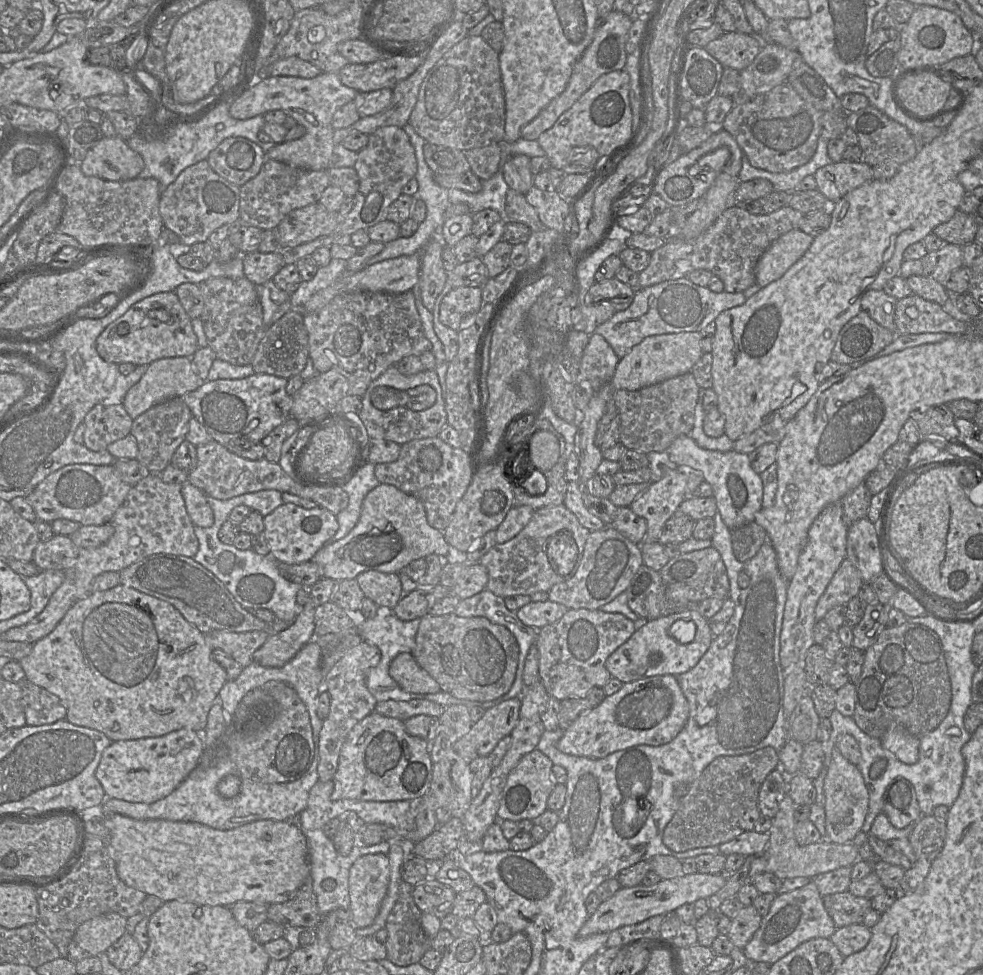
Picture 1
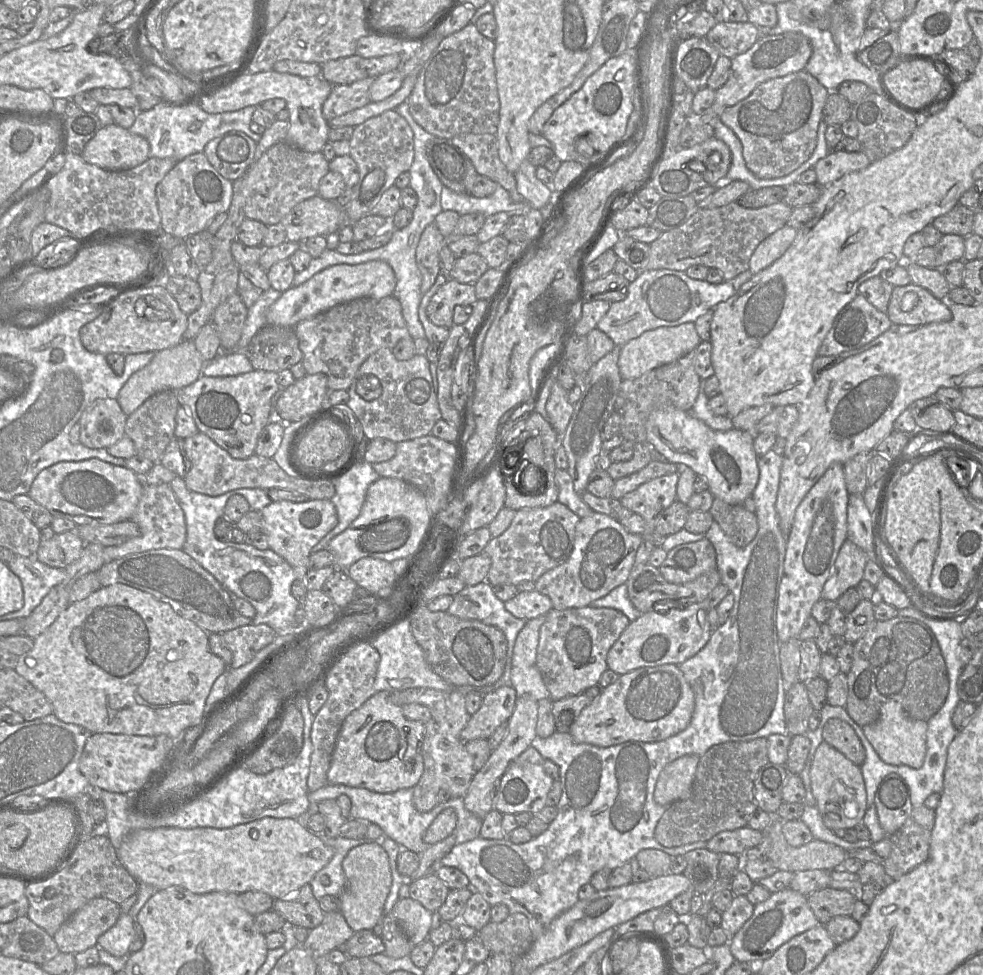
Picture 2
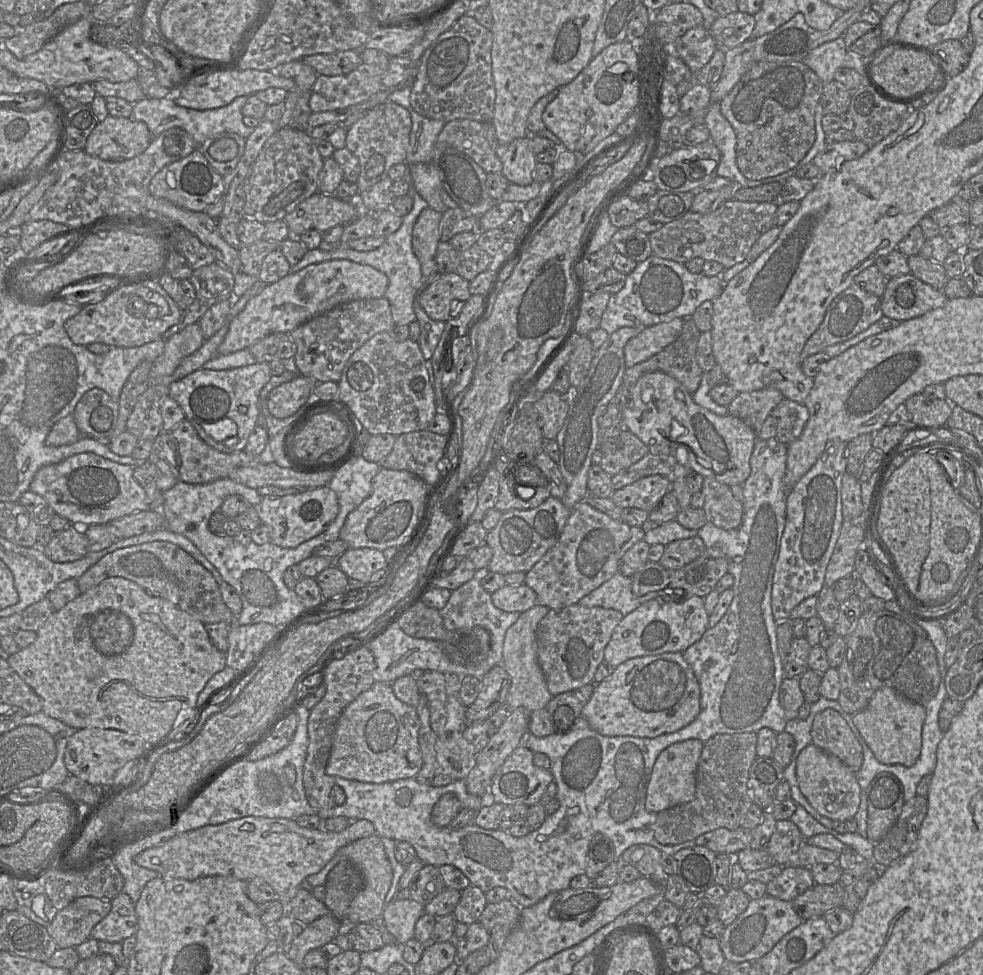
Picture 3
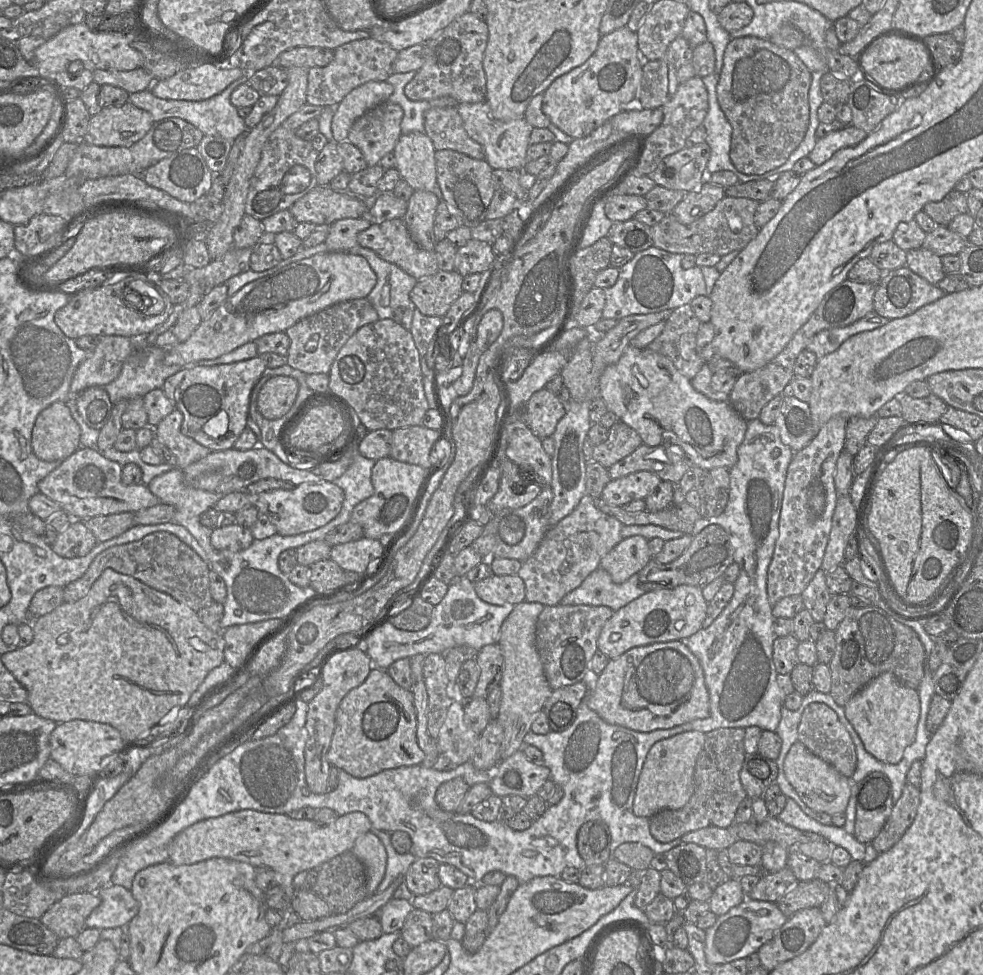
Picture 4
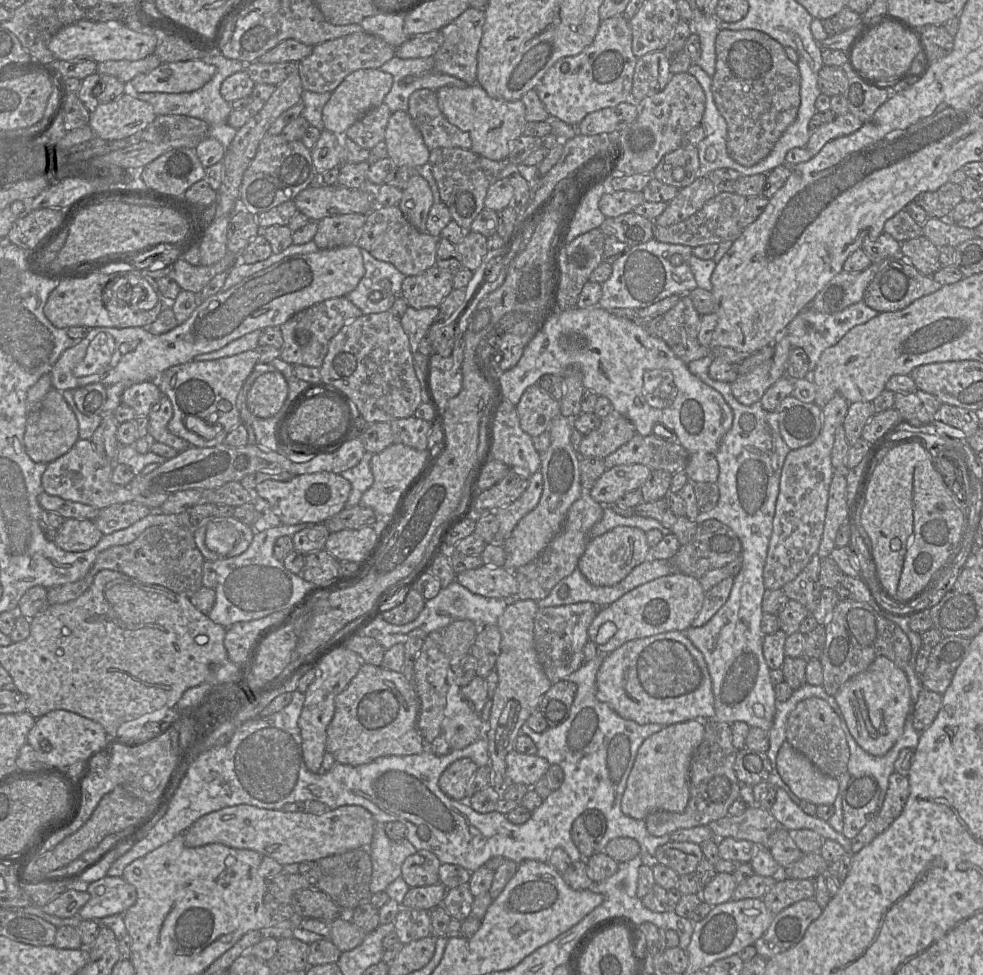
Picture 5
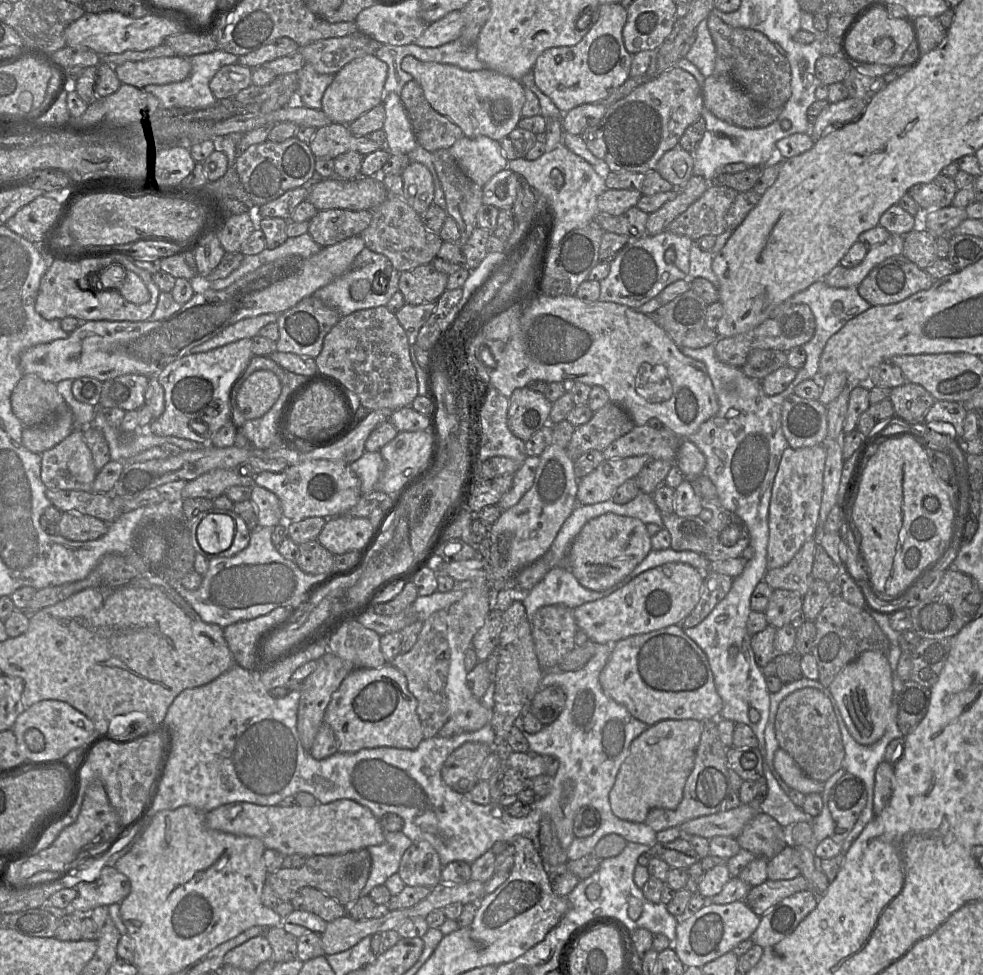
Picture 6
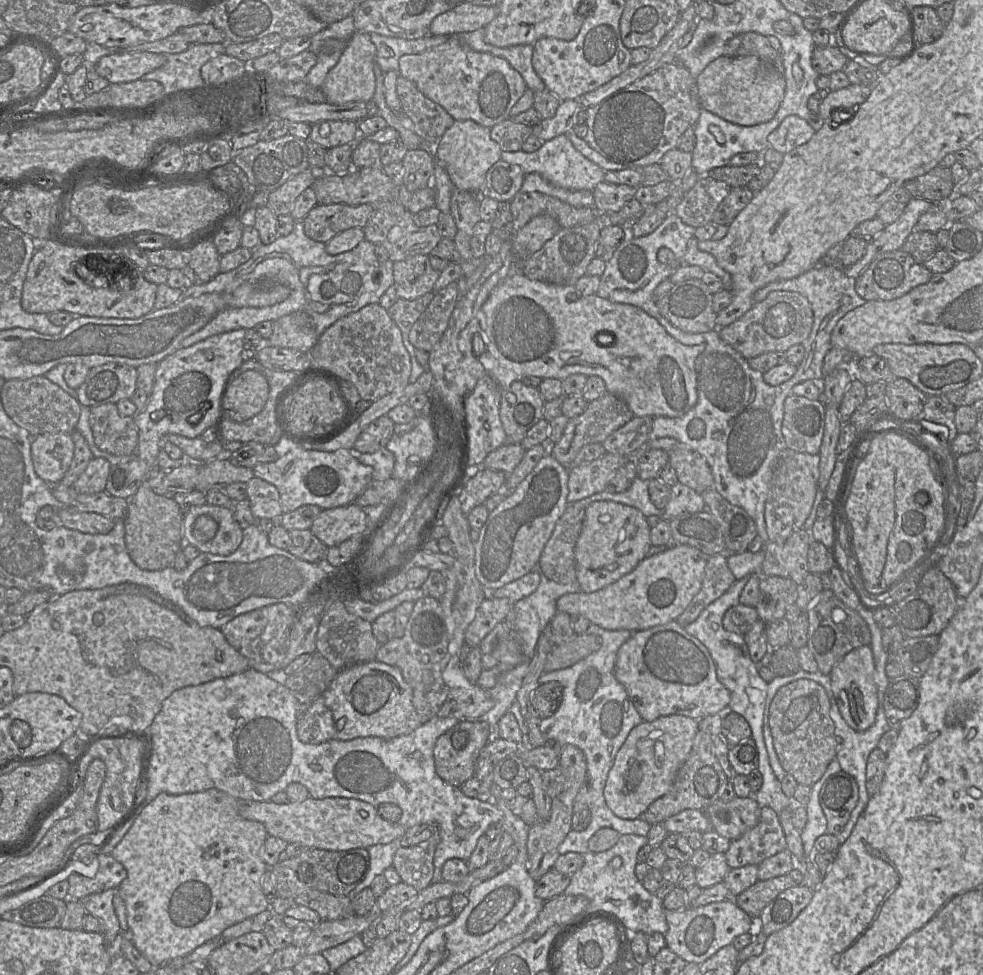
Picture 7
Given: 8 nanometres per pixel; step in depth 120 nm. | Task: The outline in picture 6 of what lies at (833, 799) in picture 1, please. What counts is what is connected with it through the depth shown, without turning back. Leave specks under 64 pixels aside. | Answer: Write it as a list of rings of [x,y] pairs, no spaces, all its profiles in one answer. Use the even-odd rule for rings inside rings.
[[[780,747],[774,755],[774,767],[790,788],[804,795],[810,793],[821,794],[824,789],[823,782],[818,782],[809,778],[797,765],[794,759]]]

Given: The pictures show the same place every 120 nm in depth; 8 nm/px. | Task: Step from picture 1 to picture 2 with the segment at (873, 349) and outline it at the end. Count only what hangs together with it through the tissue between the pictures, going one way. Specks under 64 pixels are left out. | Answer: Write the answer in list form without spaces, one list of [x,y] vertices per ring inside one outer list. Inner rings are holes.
[[[858,294],[835,318],[822,341],[819,356],[838,356],[862,347],[889,330],[892,322]]]

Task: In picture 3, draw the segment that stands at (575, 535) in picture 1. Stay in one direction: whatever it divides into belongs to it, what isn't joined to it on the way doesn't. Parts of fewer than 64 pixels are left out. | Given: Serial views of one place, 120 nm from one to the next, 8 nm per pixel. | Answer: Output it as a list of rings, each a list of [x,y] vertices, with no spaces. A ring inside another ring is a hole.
[[[550,496],[536,508],[502,512],[497,525],[487,532],[485,539],[493,552],[488,569],[502,575],[527,573],[557,543],[571,510],[560,499]]]

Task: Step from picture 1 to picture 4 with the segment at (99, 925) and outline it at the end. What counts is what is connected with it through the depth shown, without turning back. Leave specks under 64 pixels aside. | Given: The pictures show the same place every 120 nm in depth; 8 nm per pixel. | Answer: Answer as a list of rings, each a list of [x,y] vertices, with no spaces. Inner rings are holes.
[[[95,892],[68,894],[50,906],[39,920],[59,939],[76,938],[86,927],[86,918],[100,903],[101,898]]]

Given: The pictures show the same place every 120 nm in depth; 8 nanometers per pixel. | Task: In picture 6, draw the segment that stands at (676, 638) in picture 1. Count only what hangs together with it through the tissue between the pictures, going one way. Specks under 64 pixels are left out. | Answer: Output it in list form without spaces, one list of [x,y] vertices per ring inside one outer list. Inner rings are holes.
[[[666,563],[640,573],[606,597],[577,606],[574,617],[590,640],[614,645],[630,636],[680,625],[697,605],[703,580],[704,574],[691,565]]]

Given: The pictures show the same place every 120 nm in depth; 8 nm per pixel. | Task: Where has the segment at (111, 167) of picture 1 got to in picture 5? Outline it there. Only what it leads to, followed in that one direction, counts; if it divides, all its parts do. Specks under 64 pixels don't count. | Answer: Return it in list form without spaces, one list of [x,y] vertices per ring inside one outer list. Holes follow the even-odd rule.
[[[123,93],[114,101],[99,103],[96,110],[90,113],[88,125],[95,137],[120,140],[142,131],[156,117],[149,103]]]

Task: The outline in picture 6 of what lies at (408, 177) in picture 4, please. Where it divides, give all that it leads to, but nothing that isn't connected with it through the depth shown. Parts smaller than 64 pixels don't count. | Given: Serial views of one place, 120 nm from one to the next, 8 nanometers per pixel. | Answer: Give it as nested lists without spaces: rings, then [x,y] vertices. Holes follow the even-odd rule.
[[[394,92],[383,95],[386,149],[391,154],[410,153],[418,145],[412,125],[400,96]]]

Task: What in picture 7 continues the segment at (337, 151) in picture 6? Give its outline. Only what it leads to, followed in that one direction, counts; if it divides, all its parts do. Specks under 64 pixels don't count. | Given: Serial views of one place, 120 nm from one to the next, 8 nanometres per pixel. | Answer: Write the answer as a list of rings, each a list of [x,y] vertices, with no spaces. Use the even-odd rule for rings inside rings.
[[[325,120],[312,124],[309,139],[325,149],[354,144],[359,138],[358,122],[352,120]]]

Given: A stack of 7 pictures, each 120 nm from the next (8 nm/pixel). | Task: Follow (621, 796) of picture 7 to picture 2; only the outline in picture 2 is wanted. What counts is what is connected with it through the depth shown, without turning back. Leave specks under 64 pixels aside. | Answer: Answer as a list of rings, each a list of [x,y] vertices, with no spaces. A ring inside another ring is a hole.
[[[684,755],[667,764],[659,774],[654,800],[661,806],[687,799],[691,795],[692,783],[700,757]]]

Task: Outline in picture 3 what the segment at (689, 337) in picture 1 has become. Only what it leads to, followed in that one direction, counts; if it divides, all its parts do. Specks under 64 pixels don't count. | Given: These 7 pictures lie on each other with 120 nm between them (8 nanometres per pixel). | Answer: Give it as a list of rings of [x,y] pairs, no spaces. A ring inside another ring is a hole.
[[[675,318],[646,327],[636,337],[630,339],[624,347],[626,368],[646,361],[673,343],[681,334],[683,319]]]

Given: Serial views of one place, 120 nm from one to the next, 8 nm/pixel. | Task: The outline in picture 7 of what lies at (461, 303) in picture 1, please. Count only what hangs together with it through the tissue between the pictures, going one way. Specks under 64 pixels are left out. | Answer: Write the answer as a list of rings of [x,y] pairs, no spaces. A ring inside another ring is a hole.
[[[418,254],[393,263],[393,277],[398,298],[414,300],[431,292],[439,277],[428,255]]]

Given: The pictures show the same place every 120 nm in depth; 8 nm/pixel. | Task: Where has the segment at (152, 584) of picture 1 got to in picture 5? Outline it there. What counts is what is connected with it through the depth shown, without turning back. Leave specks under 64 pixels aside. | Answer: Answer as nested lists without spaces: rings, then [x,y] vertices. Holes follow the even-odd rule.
[[[170,524],[151,526],[131,543],[113,546],[101,552],[89,571],[80,580],[48,589],[47,602],[48,605],[56,605],[77,599],[90,587],[95,575],[101,570],[120,572],[141,583],[156,584],[177,594],[190,597],[203,587],[204,561],[203,555],[194,542],[193,532],[190,528]]]

